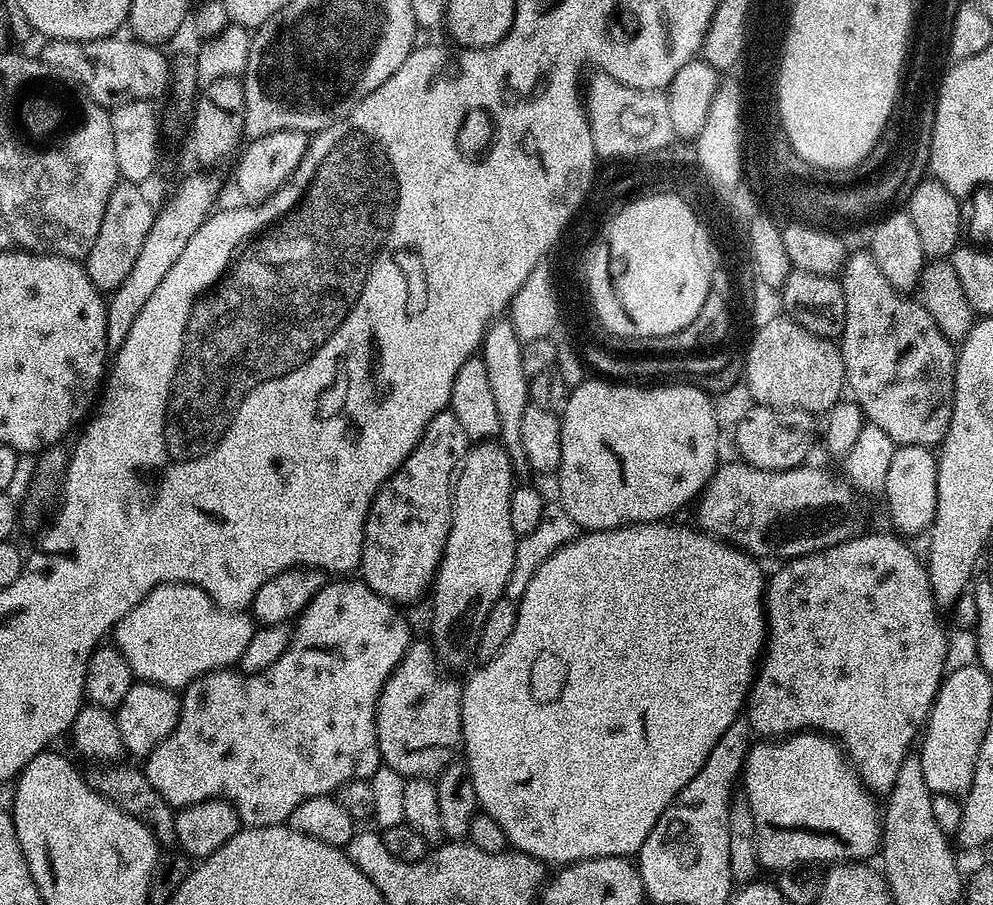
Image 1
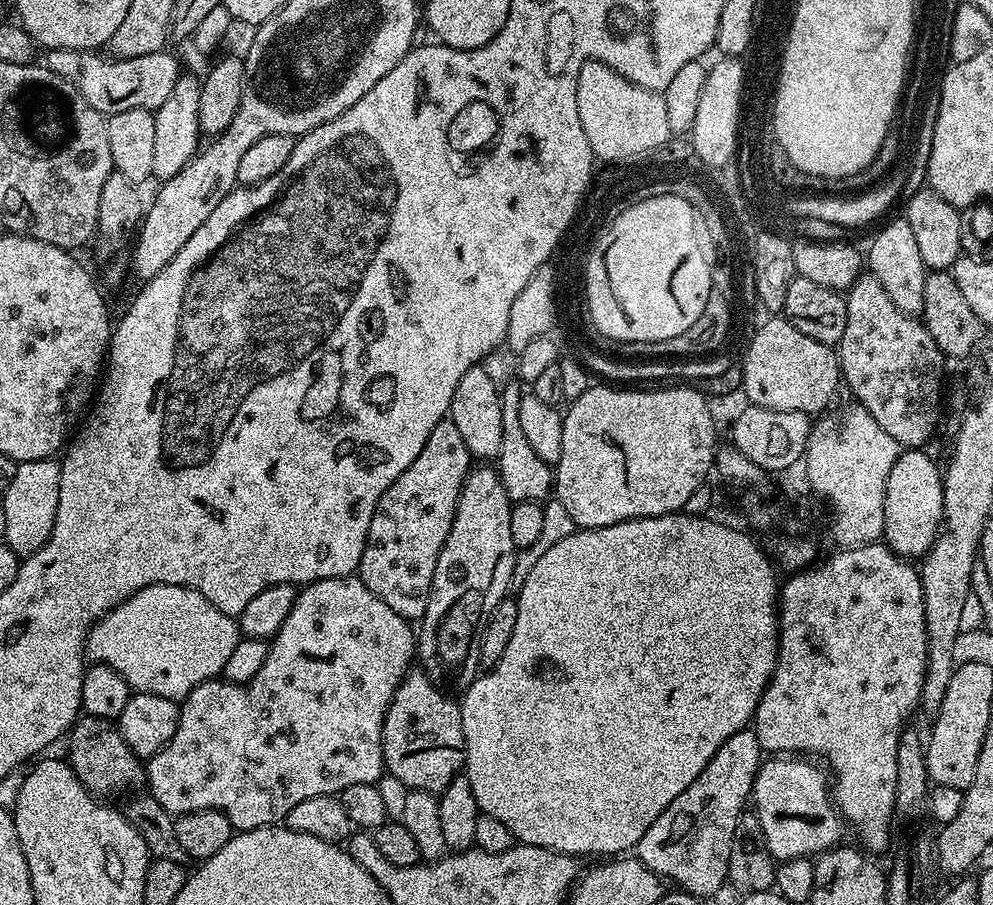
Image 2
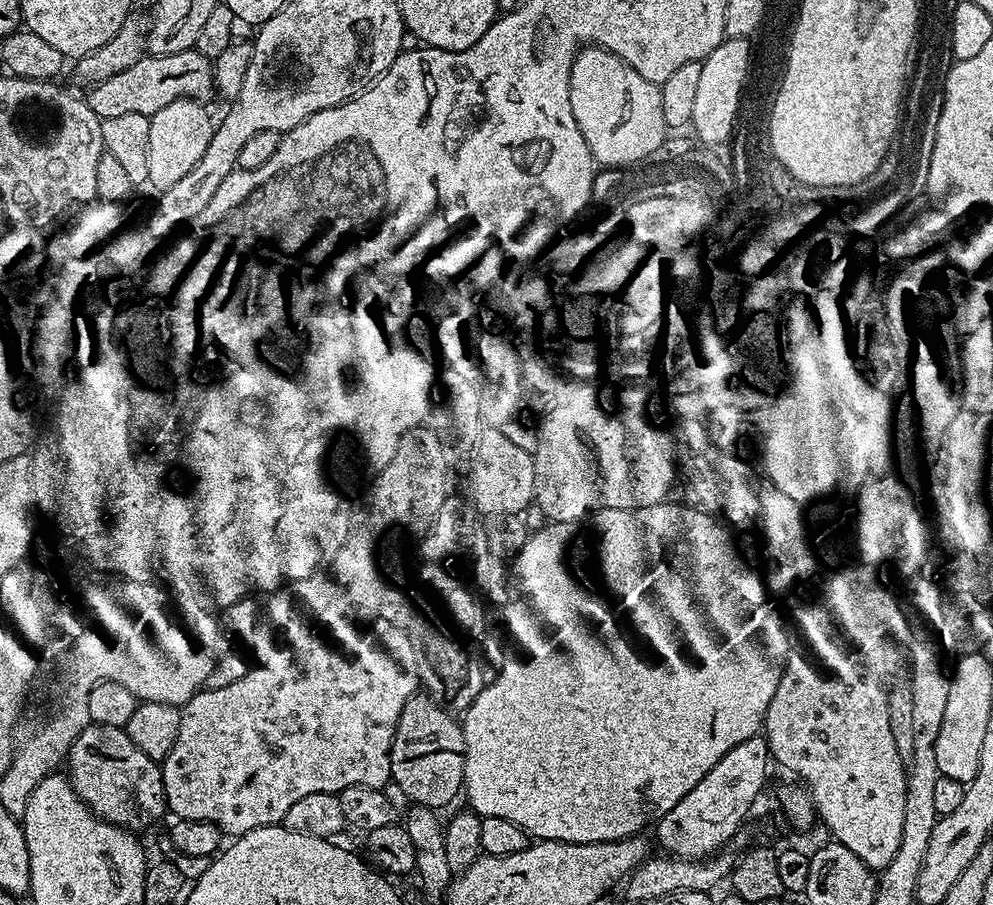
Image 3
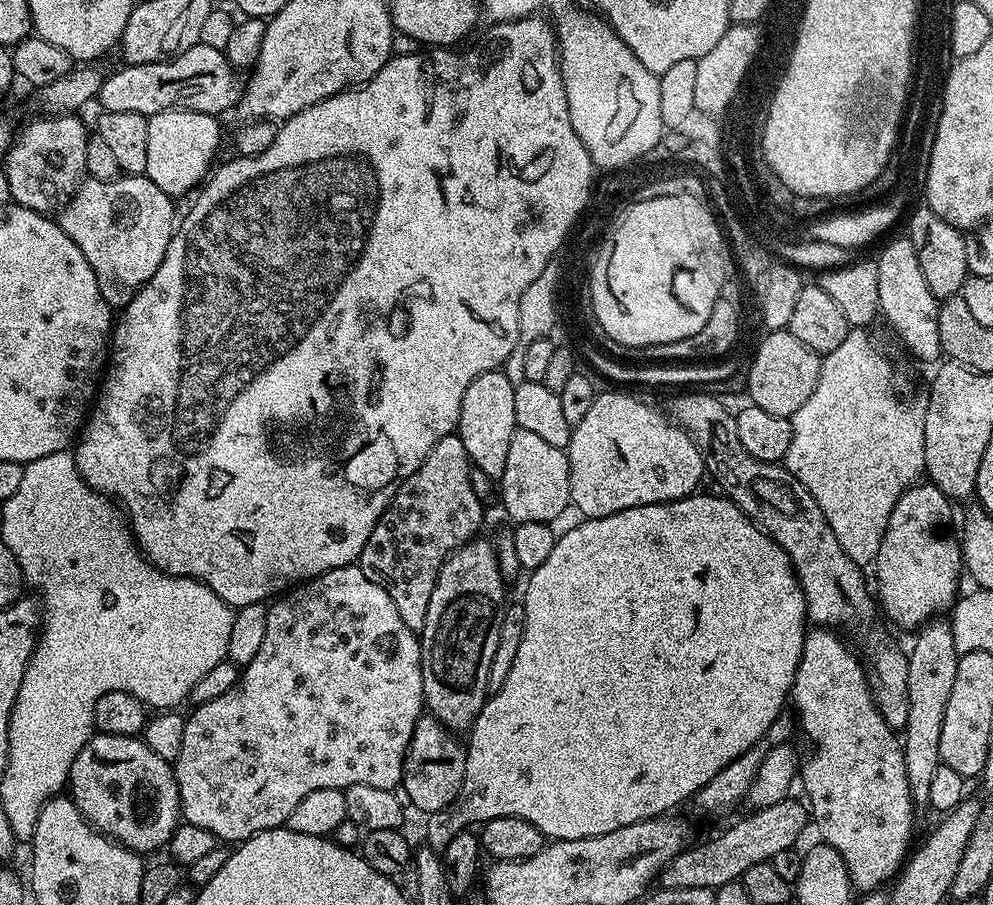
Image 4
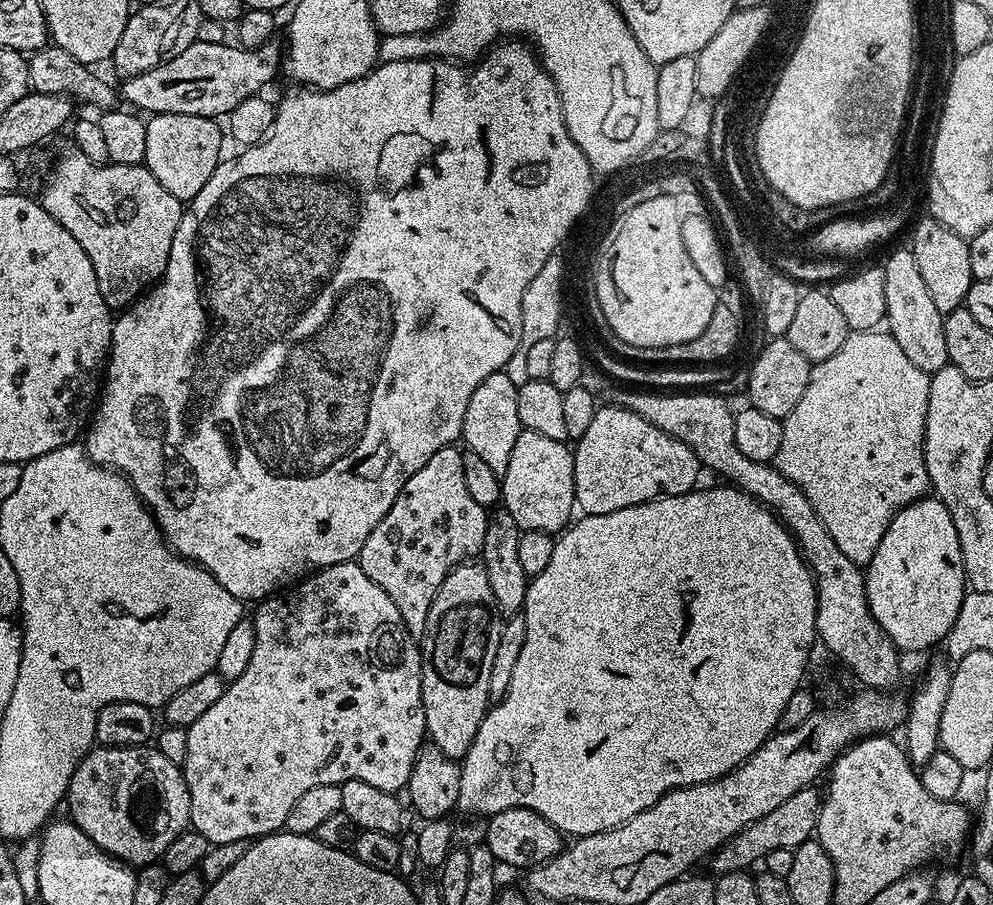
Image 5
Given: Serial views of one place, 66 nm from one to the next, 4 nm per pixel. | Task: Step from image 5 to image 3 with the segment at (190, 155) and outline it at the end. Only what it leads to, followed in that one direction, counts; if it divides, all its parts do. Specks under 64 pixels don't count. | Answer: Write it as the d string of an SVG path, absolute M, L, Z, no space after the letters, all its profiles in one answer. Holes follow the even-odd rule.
M184 97L175 99L169 106L149 117L151 124L147 183L152 184L156 188L155 191L161 192L174 186L174 183L184 178L205 154L215 128L214 118L212 120L205 108L207 107L199 101Z

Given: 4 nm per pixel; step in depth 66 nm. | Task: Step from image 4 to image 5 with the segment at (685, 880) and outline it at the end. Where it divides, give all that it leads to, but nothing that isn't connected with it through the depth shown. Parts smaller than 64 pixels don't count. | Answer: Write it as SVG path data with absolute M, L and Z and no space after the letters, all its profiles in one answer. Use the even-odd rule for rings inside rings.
M809 786L798 790L798 794L790 794L782 806L770 810L766 818L758 818L750 826L746 826L737 836L726 841L721 848L716 849L711 857L710 865L716 874L735 872L737 870L751 869L752 863L763 861L770 850L796 849L802 842L813 839L816 823L820 817L820 806L822 803L821 793L815 787Z

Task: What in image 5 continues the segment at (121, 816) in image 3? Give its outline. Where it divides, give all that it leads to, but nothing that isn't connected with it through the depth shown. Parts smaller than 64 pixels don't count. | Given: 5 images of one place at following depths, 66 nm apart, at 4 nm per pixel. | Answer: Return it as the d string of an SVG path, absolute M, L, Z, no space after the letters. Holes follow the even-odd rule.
M154 746L93 747L80 760L74 778L70 778L66 808L67 804L71 823L78 825L82 834L103 852L129 866L157 863L166 846L170 846L170 842L174 842L190 824L190 794L181 765L170 762L170 758Z

